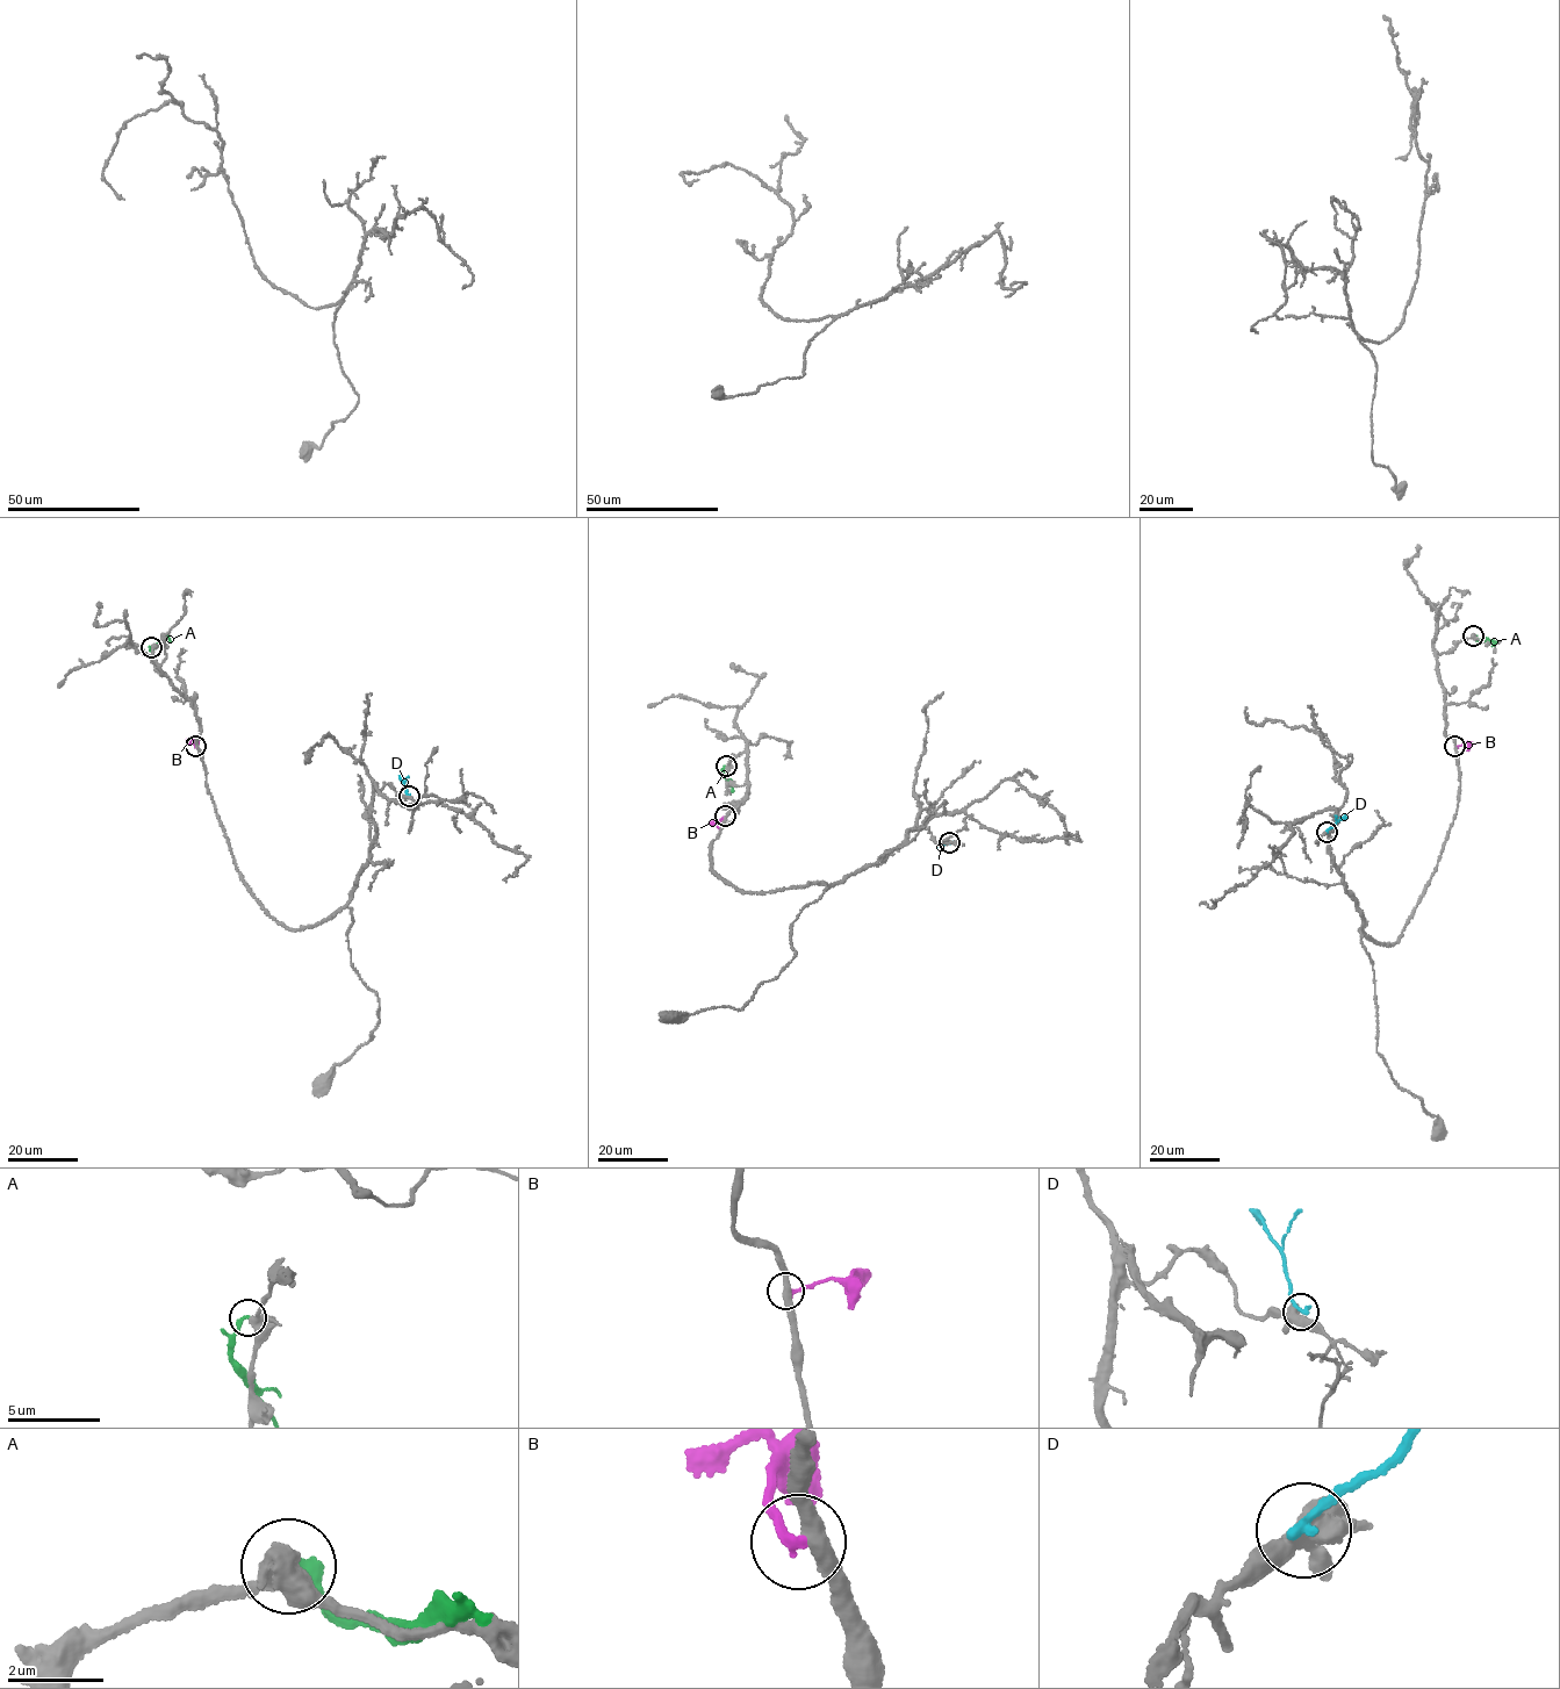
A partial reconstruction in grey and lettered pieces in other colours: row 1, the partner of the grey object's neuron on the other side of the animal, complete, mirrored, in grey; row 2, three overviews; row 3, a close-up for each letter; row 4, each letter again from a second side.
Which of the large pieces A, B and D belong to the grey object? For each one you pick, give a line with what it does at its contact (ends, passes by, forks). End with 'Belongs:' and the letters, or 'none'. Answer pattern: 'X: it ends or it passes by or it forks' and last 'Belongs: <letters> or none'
B: it ends
Belongs: B

